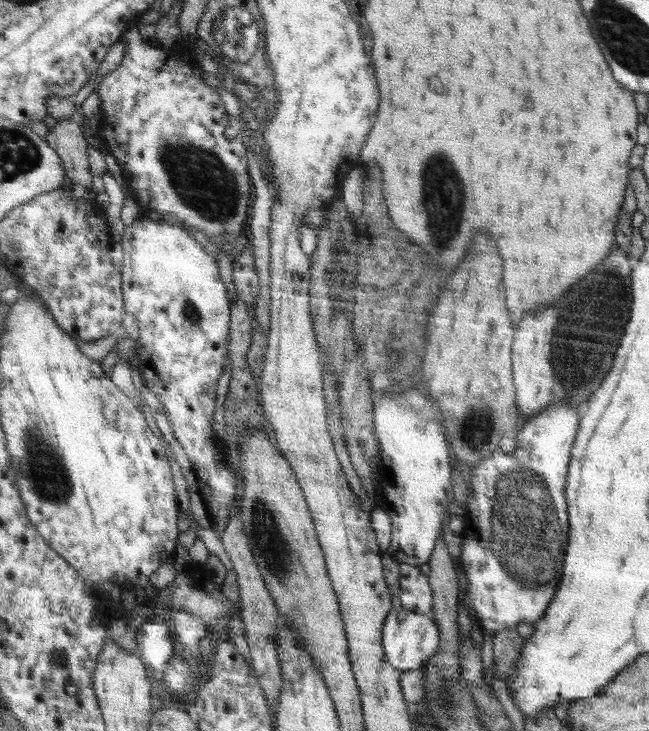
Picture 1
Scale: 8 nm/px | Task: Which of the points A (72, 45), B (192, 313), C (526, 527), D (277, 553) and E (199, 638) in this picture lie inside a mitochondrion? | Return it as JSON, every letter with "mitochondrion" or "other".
{"A":"other","B":"mitochondrion","C":"mitochondrion","D":"mitochondrion","E":"mitochondrion"}

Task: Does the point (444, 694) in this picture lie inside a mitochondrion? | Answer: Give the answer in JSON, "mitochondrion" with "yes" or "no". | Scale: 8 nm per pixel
{"mitochondrion":"yes"}

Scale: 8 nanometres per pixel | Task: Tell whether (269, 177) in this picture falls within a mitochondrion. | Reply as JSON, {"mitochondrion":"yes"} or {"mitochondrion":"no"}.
{"mitochondrion":"no"}

